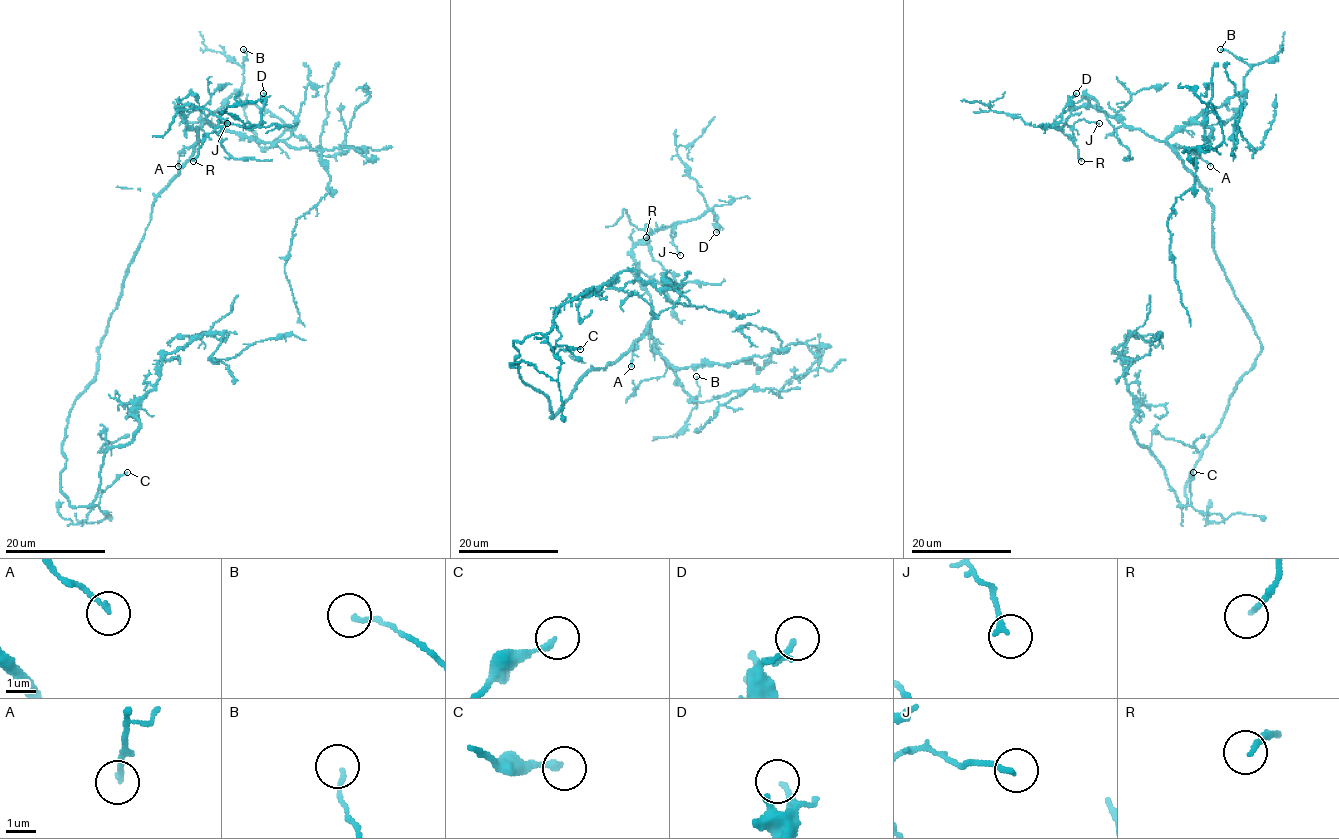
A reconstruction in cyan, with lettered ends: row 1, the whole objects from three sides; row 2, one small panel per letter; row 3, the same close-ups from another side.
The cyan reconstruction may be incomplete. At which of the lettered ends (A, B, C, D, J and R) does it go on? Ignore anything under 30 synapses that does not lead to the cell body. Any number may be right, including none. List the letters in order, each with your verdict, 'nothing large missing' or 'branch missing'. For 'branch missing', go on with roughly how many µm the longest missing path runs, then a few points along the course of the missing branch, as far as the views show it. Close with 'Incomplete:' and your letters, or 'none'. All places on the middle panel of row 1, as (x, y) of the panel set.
A: branch missing; about 30 µm are missing; missing branch runs (631, 366), (633, 370), (648, 354), (697, 292), (710, 284), (710, 286)
B: nothing large missing
C: nothing large missing
D: nothing large missing
J: nothing large missing
R: nothing large missing
Incomplete: A

